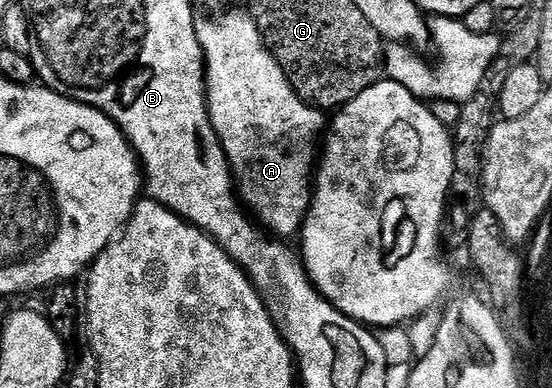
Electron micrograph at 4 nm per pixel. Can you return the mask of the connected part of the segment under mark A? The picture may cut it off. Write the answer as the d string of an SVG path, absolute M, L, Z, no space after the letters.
M229 16L228 20L220 20L220 24L208 24L208 28L200 28L198 42L204 44L208 123L215 130L216 137L224 148L224 154L238 181L243 203L250 212L252 207L251 215L261 225L264 223L269 228L269 233L299 233L304 223L304 213L310 207L310 181L314 176L312 147L316 144L316 133L324 128L320 117L308 112L309 108L304 108L304 105L292 96L292 92L288 91L288 85L281 79L275 64L272 64L272 60L269 60L260 48L256 31L253 31L251 24L243 23L242 18L234 19Z

